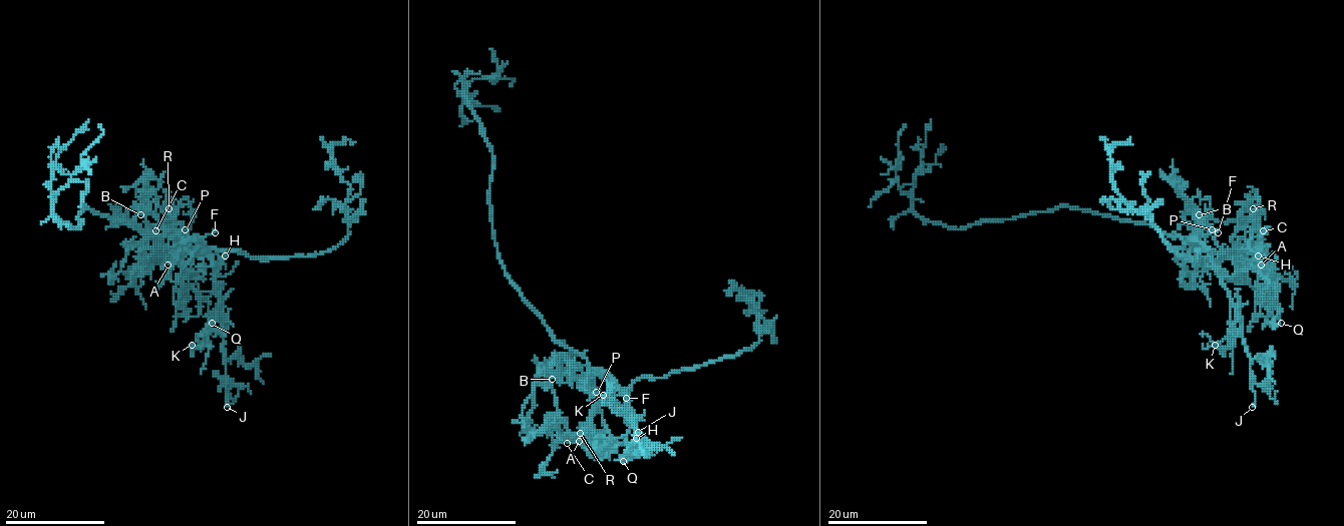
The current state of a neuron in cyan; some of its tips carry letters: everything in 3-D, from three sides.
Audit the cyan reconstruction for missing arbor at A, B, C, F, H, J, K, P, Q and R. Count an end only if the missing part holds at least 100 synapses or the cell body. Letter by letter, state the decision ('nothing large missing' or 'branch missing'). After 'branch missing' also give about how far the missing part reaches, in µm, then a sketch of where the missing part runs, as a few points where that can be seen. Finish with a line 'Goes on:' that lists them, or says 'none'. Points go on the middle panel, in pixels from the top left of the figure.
A: branch missing | 25 µm | (579, 441), (558, 473), (547, 464)
B: nothing large missing
C: nothing large missing
F: nothing large missing
H: nothing large missing
J: branch missing | 80 µm | (638, 432), (645, 457), (670, 487), (675, 484), (687, 493), (700, 492), (772, 515)
K: nothing large missing
P: nothing large missing
Q: nothing large missing
R: nothing large missing
Goes on: A, J

